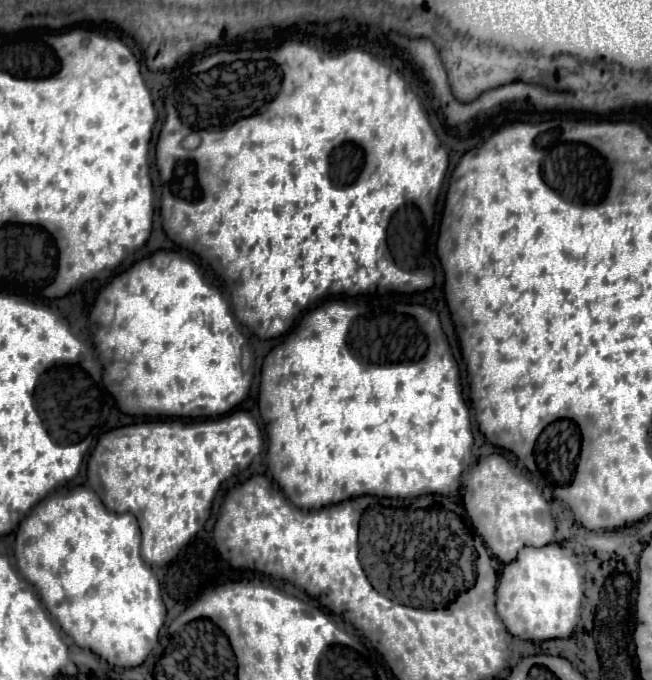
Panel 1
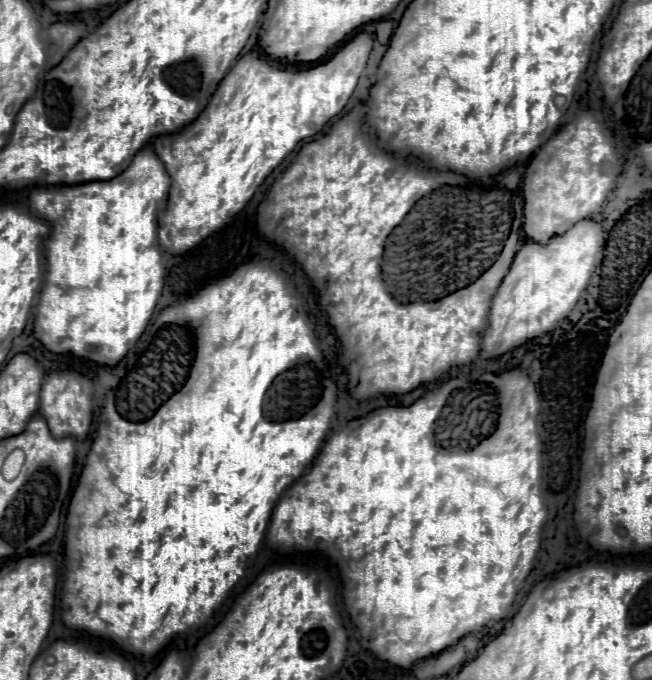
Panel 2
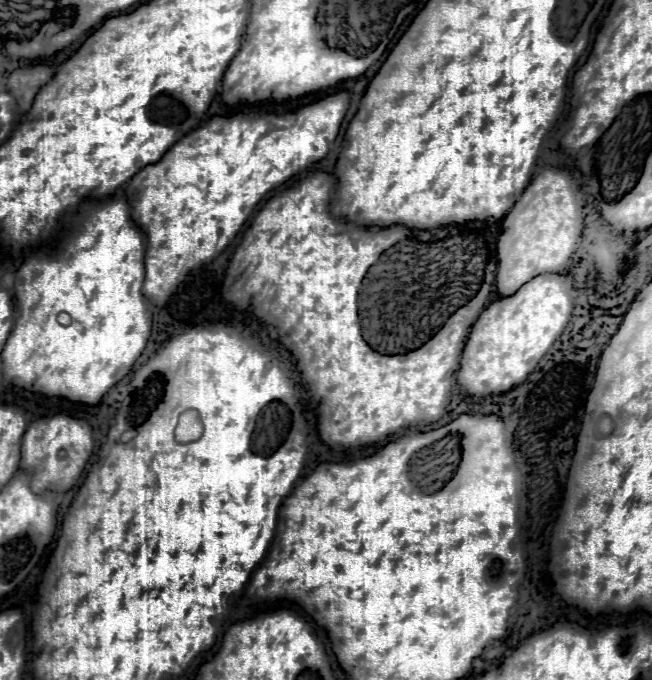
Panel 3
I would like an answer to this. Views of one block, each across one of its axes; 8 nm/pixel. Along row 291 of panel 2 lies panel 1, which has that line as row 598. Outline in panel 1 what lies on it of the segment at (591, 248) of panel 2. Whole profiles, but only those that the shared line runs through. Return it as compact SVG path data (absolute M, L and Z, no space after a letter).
M548 544L544 548L522 548L520 556L512 564L504 566L498 584L496 610L514 638L520 638L524 642L544 642L574 636L582 614L582 598L584 598L584 576L578 564L562 546Z

